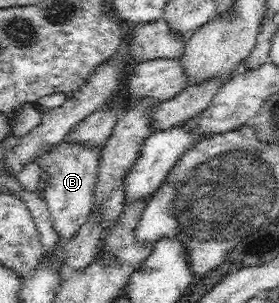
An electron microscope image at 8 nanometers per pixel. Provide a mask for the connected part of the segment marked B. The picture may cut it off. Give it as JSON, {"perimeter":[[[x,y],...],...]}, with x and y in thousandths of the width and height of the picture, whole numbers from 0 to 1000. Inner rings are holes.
{"perimeter":[[[226,465],[183,492],[125,535],[151,554],[158,591],[168,597],[154,630],[158,663],[172,680],[194,756],[219,792],[233,792],[269,779],[269,766],[312,733],[326,693],[344,680],[337,620],[351,591],[362,482],[348,488],[315,475]]]}

